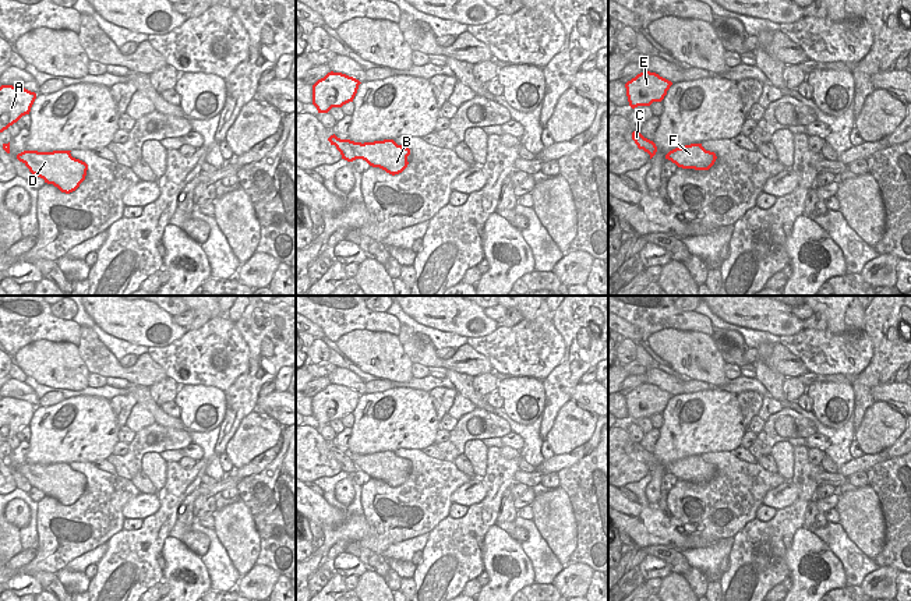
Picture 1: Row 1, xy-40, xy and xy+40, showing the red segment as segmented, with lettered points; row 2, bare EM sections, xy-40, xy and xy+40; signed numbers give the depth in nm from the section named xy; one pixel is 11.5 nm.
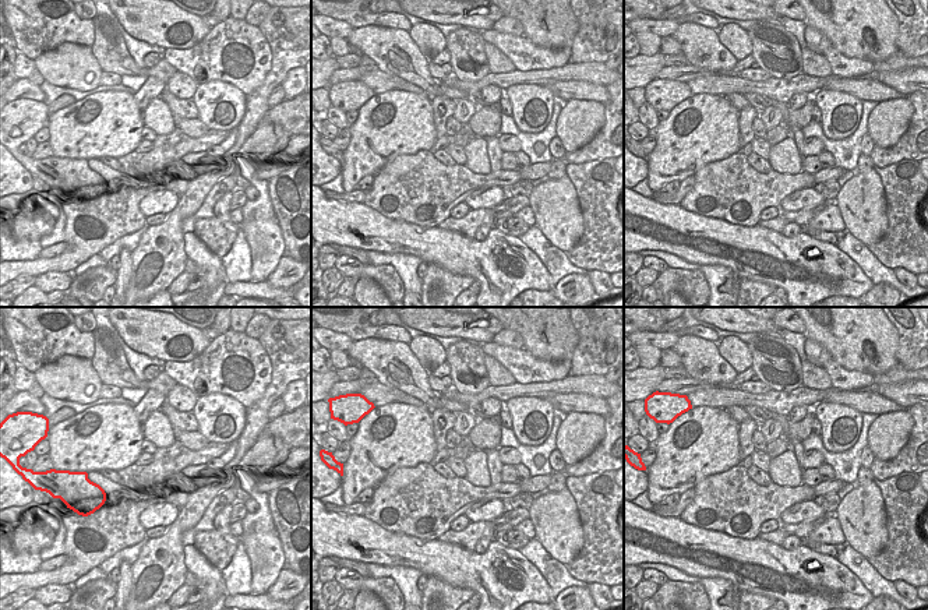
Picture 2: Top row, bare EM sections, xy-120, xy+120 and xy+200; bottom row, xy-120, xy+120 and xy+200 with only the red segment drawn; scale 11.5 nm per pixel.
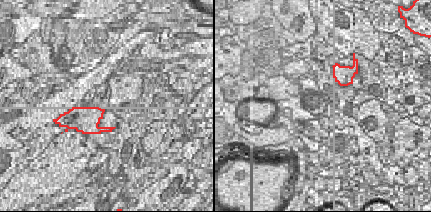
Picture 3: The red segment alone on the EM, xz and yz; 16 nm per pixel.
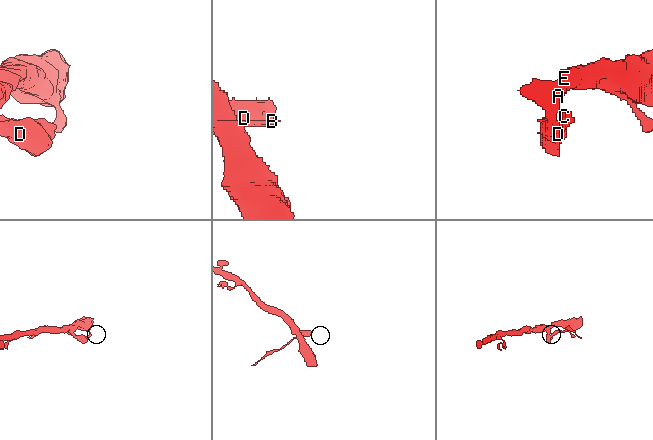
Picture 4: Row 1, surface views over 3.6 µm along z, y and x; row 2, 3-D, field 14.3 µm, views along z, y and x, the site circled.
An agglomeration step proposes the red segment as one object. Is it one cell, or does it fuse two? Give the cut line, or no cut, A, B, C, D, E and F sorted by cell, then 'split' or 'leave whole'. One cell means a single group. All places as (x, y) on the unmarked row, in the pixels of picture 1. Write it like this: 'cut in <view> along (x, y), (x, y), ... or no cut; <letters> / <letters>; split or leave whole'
cut in xy along (409, 463), (396, 463), (378, 477), (370, 477); A B D E / C F; split

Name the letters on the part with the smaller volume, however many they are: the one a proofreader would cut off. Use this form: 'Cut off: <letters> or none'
Cut off: C, F

